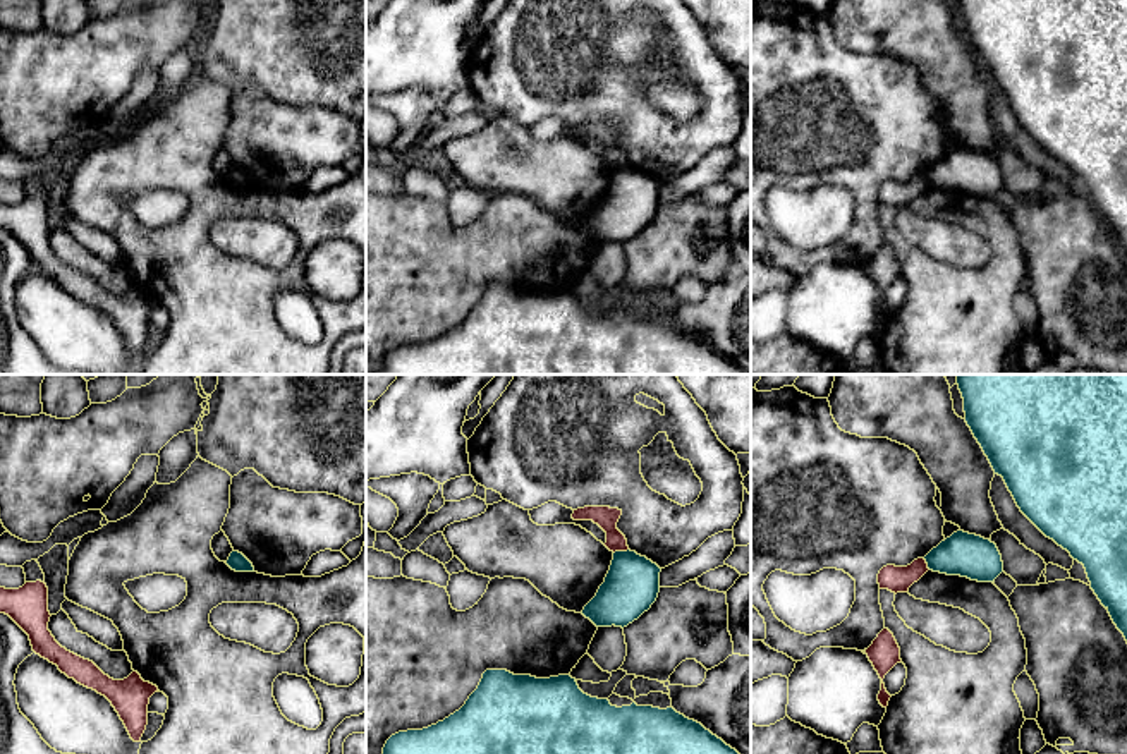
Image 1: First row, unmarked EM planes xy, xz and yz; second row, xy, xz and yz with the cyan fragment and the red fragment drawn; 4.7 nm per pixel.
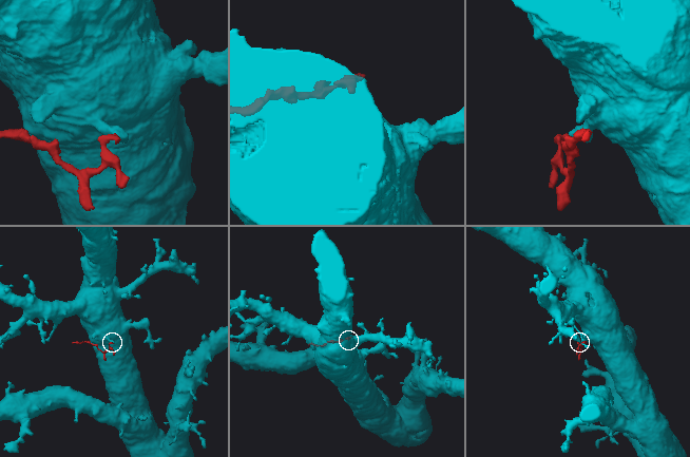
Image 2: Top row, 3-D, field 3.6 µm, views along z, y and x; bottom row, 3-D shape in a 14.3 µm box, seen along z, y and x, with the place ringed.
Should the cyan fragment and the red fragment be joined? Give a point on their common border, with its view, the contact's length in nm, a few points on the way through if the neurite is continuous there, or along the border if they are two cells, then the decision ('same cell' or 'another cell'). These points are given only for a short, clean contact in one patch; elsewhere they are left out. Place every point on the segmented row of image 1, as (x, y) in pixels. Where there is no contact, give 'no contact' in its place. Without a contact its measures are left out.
xz (621, 552) | 80 nm | along xz (627, 548), (614, 553) | another cell

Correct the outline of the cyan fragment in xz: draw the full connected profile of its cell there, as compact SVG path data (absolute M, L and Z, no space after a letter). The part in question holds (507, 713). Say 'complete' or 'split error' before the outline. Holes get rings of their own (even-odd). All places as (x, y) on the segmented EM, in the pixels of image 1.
complete; M486 670L466 704L436 725L392 735L383 754L739 754L673 708L612 706L584 694L576 678L536 678Z

